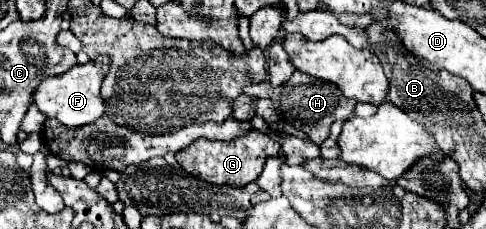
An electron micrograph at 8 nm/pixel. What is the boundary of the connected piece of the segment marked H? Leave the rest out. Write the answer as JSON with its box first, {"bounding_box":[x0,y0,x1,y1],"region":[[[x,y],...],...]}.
{"bounding_box":[272,71,356,145],"region":[[[296,71],[286,83],[282,83],[280,87],[274,89],[272,103],[274,103],[274,109],[282,115],[282,119],[286,123],[304,131],[316,145],[326,141],[326,137],[330,135],[330,125],[336,119],[346,119],[356,107],[356,101],[346,99],[340,93],[340,89],[336,89],[336,85],[314,79],[302,71]]]}

